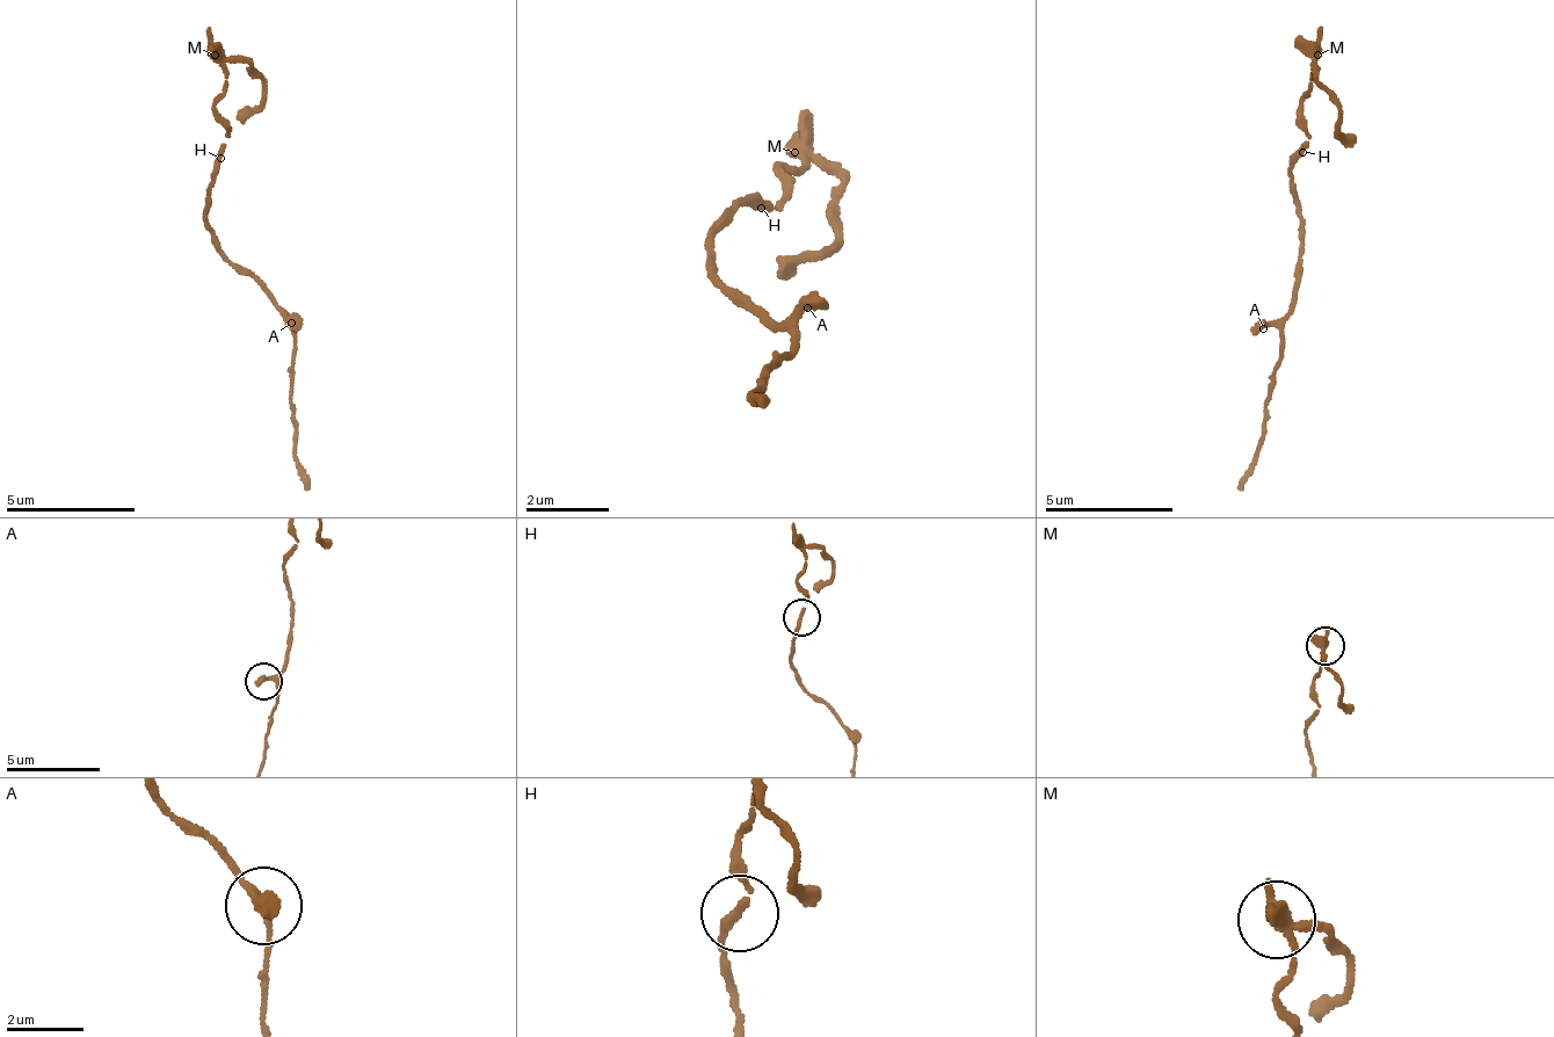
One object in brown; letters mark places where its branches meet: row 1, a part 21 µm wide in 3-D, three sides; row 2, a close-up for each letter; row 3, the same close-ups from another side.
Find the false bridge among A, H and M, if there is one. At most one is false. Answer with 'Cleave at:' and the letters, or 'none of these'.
Cleave at: M

